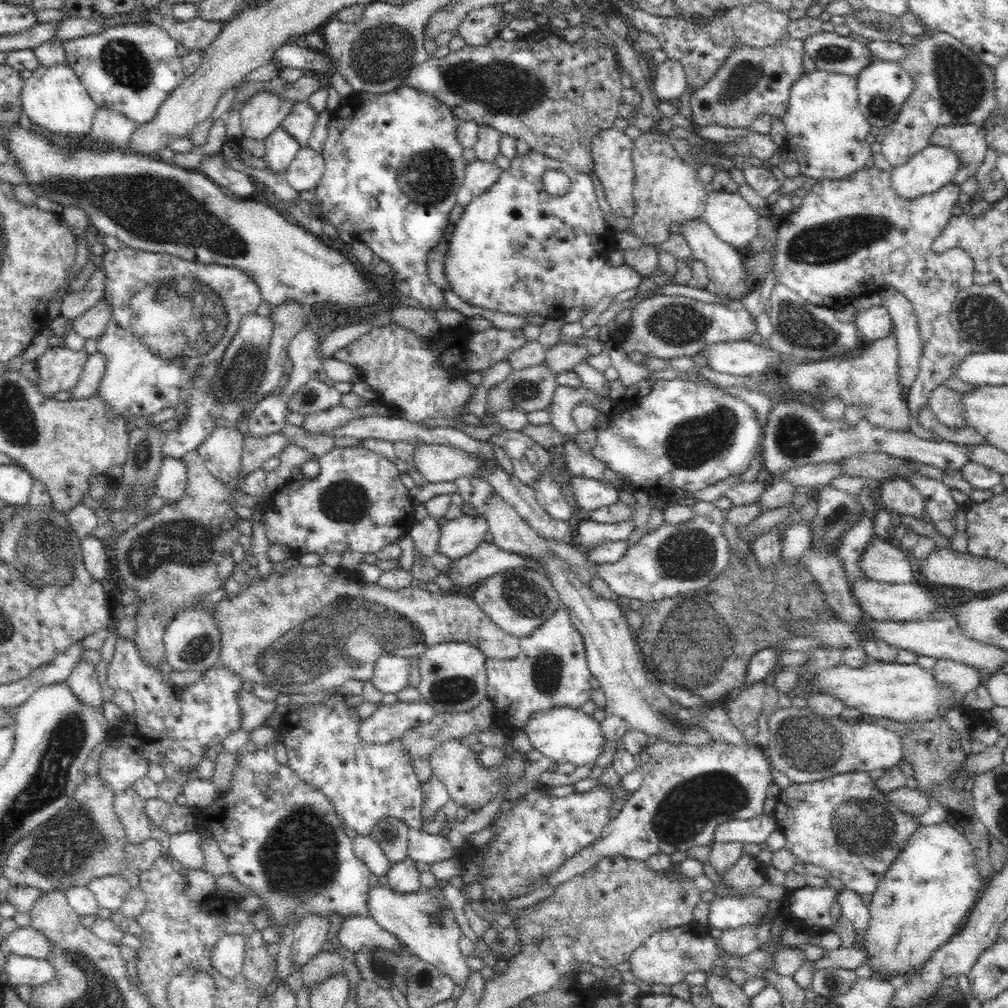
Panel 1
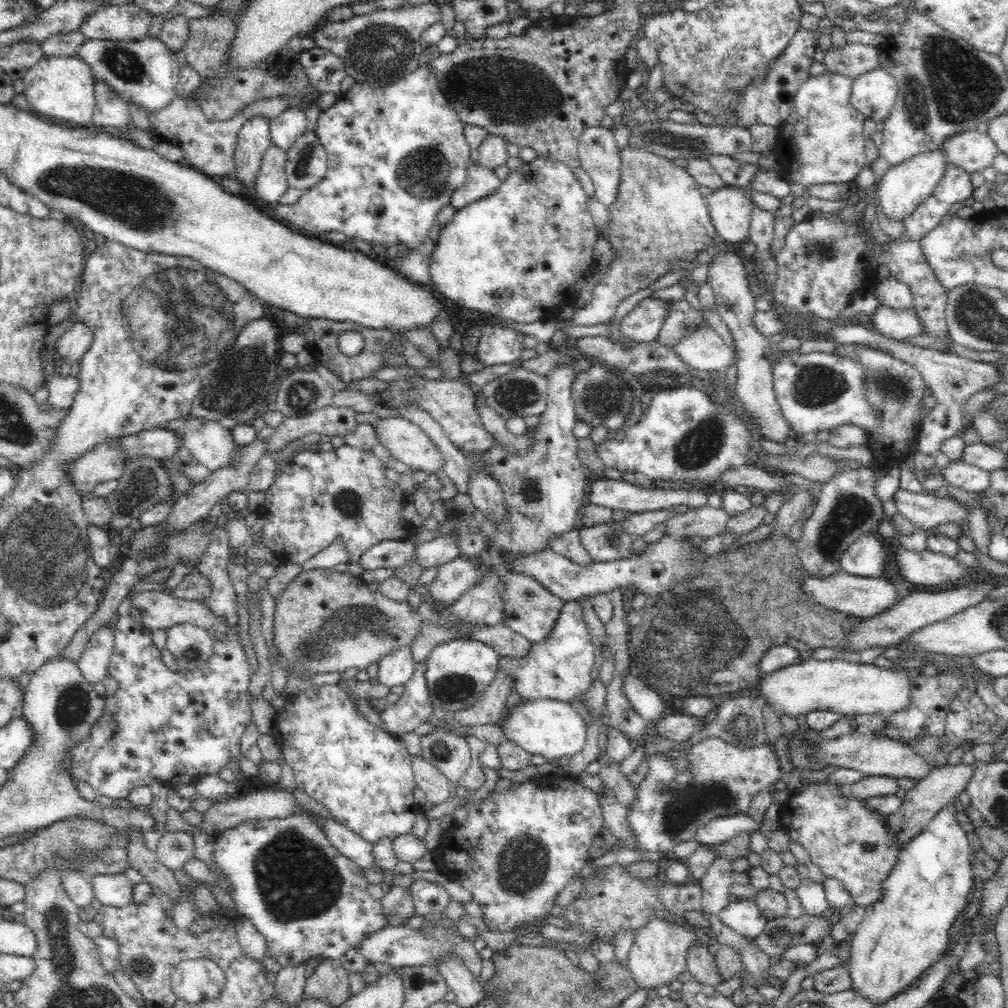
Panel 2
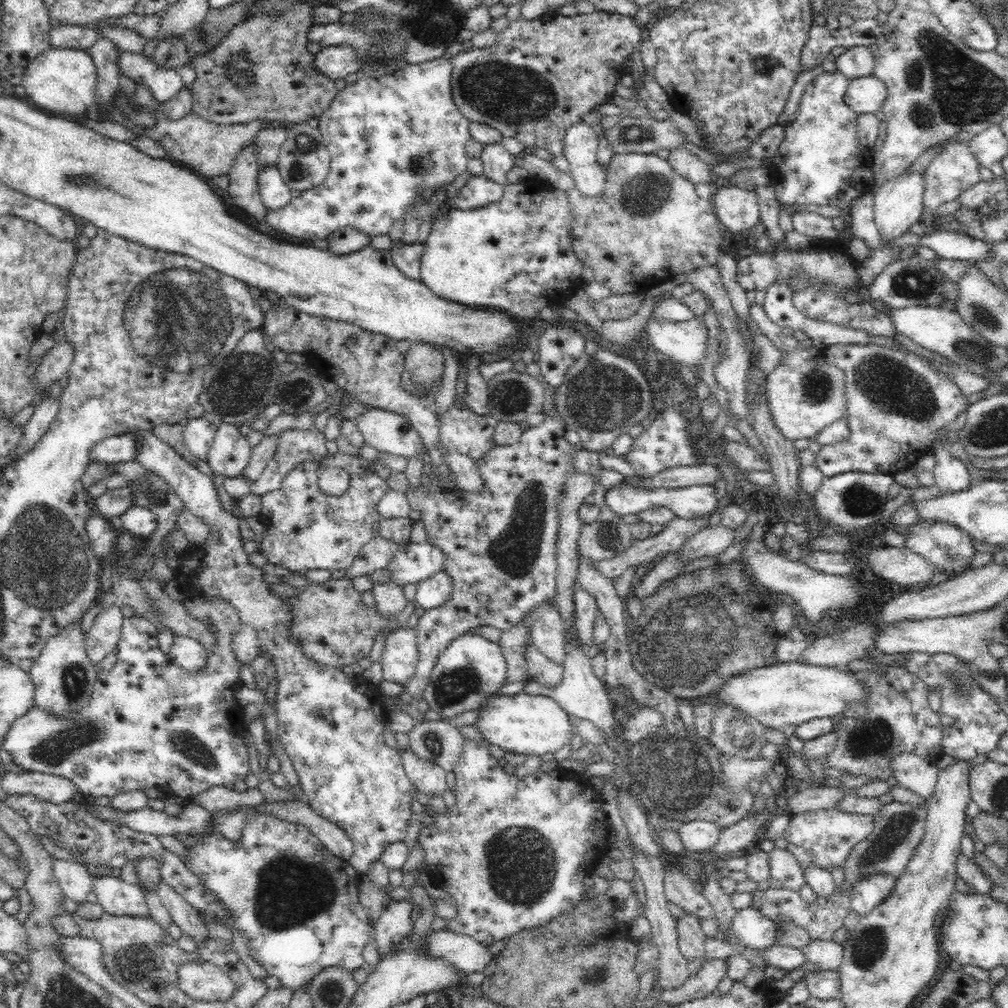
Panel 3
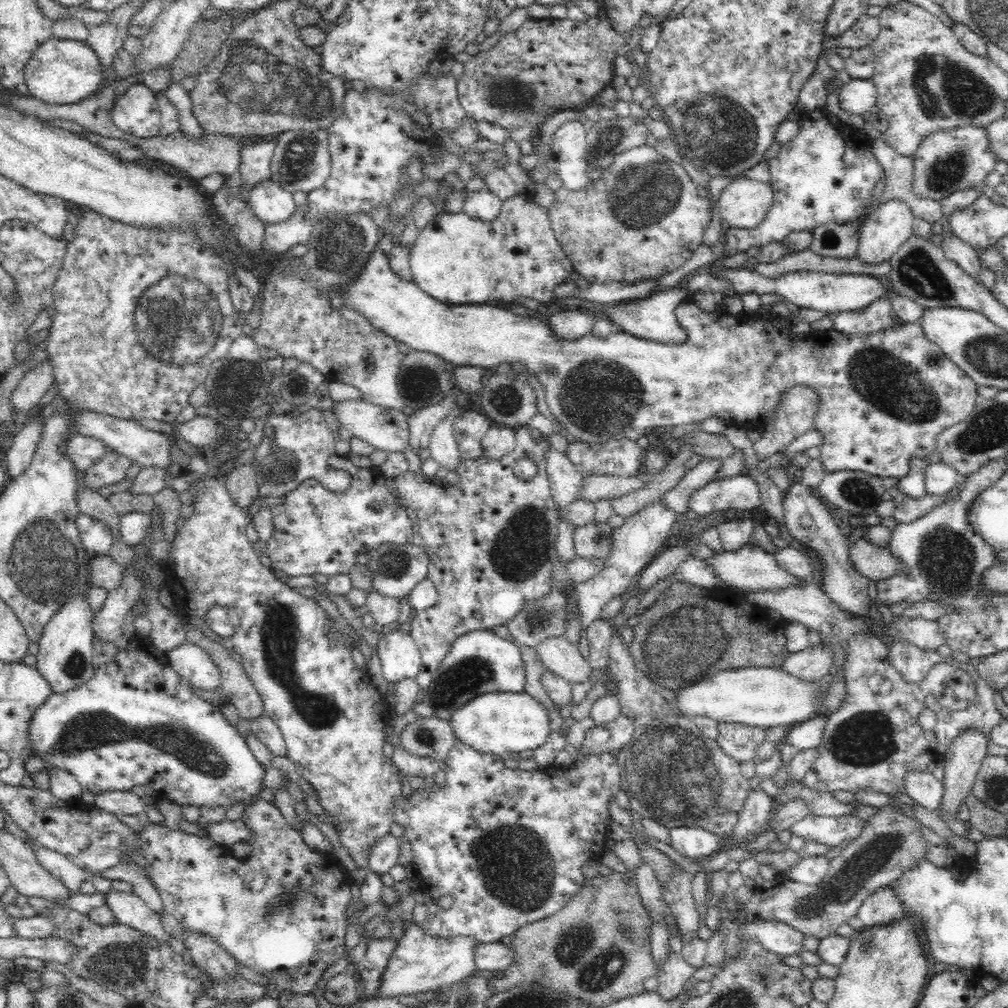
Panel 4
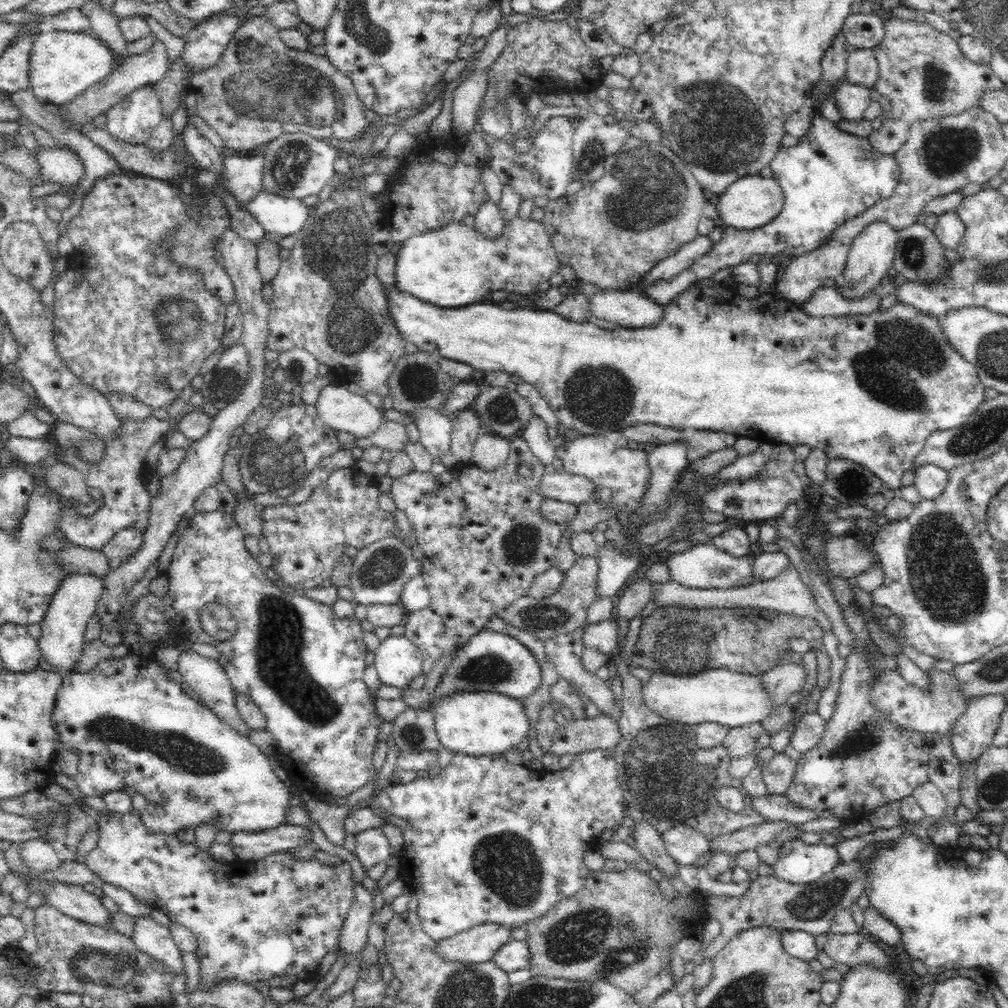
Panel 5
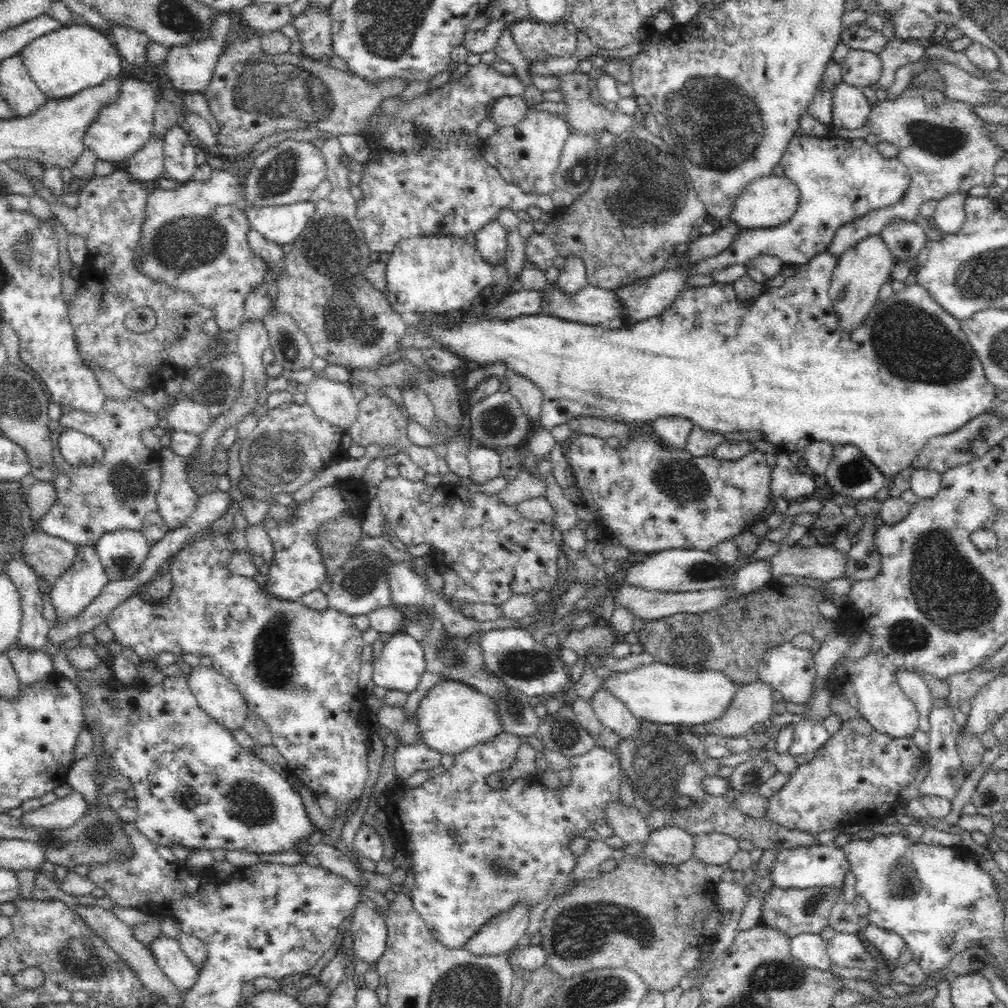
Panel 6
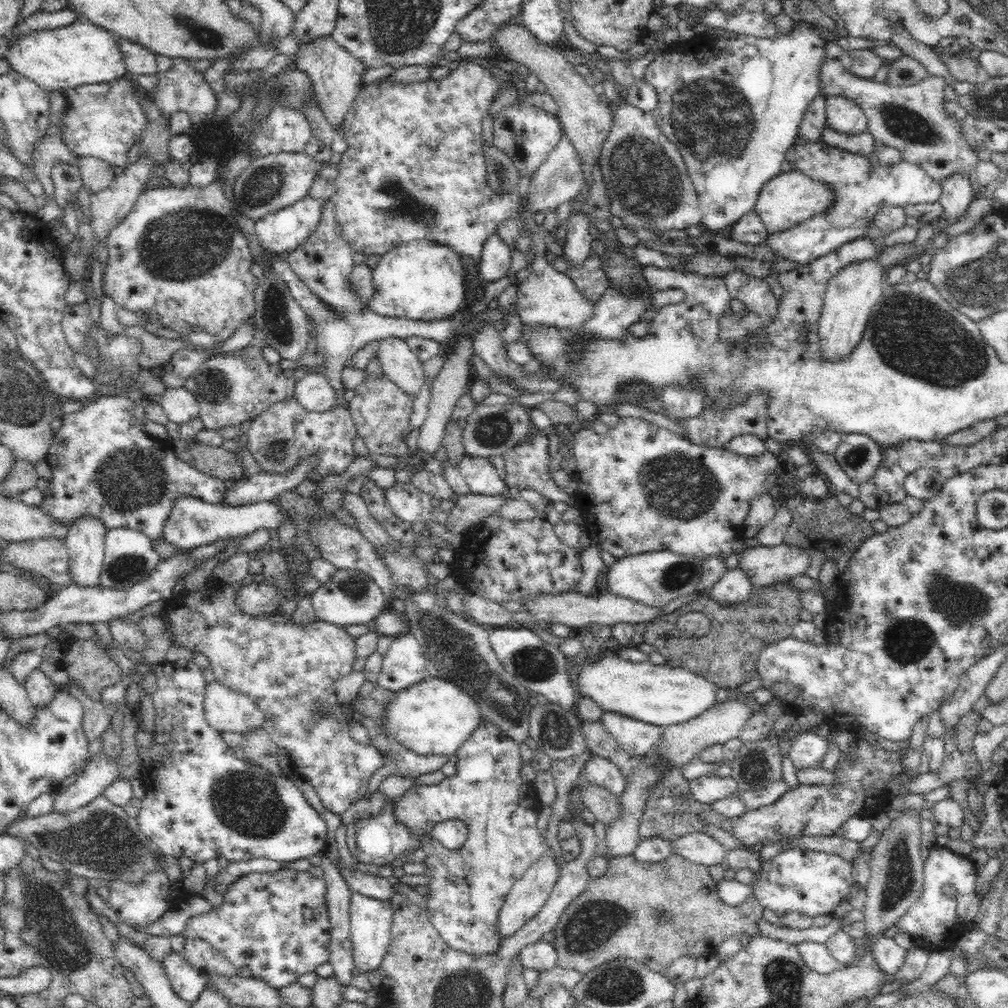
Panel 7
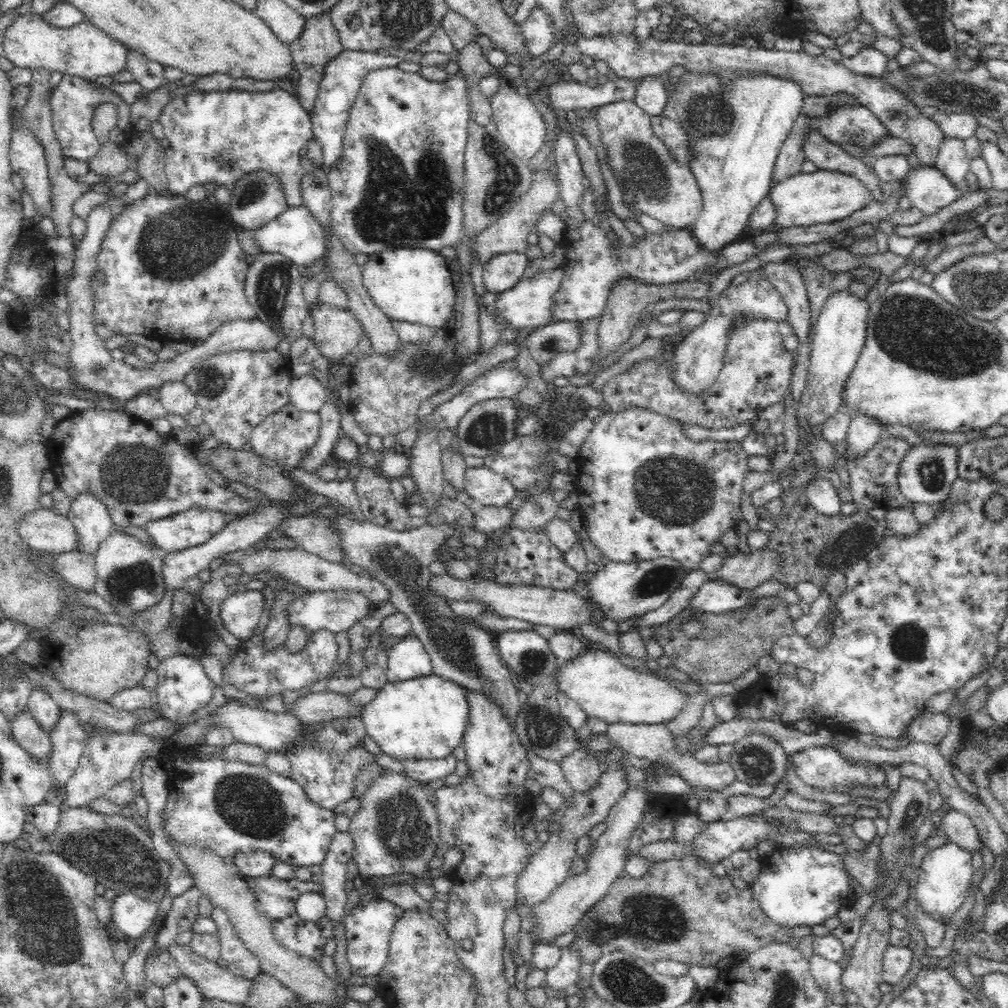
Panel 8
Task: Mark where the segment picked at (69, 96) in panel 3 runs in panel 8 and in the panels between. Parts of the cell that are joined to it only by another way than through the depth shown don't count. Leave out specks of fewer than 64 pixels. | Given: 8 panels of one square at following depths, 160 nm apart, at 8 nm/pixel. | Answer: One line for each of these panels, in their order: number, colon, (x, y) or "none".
4: (61, 71)
5: (63, 64)
6: (63, 62)
7: (81, 53)
8: (83, 50)

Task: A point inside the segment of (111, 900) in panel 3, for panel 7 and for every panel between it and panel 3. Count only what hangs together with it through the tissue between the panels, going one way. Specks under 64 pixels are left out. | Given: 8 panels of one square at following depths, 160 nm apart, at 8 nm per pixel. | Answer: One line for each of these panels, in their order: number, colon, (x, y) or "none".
4: (128, 908)
5: (155, 940)
6: (181, 971)
7: (188, 982)

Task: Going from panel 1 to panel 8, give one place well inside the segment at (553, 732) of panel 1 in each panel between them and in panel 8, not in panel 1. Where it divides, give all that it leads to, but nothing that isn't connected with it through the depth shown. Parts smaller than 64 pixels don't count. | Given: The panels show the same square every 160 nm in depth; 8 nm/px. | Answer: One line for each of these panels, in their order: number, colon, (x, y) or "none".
2: (556, 730)
3: (525, 724)
4: (498, 723)
5: (480, 723)
6: (454, 717)
7: (436, 717)
8: (426, 717)

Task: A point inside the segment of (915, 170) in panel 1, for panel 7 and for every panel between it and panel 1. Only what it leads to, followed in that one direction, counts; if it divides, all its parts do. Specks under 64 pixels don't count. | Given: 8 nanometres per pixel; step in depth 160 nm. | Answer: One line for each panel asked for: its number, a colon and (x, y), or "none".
2: (904, 187)
3: (898, 203)
4: (890, 225)
5: (871, 254)
6: (860, 272)
7: (852, 292)

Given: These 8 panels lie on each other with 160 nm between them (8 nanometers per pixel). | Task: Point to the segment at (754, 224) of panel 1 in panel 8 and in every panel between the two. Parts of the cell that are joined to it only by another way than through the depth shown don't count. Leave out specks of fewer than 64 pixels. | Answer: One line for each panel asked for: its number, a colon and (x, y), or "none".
2: (730, 209)
3: (737, 208)
4: (743, 204)
5: (752, 201)
6: (769, 201)
7: (789, 198)
8: (825, 196)

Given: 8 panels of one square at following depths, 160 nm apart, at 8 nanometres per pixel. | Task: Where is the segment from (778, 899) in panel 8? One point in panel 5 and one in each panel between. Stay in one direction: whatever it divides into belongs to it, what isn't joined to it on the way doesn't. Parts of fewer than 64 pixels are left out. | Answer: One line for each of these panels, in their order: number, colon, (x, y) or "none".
5: (799, 863)
6: (812, 865)
7: (812, 883)

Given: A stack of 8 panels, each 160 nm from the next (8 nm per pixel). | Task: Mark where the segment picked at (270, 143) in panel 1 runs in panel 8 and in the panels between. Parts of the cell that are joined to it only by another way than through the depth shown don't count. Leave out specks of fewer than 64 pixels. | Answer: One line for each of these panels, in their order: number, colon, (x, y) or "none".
2: (271, 183)
3: (275, 194)
4: (270, 203)
5: (281, 216)
6: (282, 224)
7: (283, 231)
8: (296, 233)

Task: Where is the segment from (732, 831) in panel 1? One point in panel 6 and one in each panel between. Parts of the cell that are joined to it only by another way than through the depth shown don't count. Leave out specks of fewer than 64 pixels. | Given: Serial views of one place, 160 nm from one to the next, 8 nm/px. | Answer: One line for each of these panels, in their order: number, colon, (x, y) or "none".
2: (722, 829)
3: (698, 835)
4: (694, 842)
5: (685, 843)
6: (670, 844)

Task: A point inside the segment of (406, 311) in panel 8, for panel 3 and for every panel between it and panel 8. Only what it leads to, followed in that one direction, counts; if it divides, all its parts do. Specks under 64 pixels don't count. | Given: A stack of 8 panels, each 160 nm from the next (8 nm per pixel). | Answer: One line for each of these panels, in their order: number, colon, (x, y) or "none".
3: (516, 254)
4: (459, 260)
5: (453, 266)
6: (426, 274)
7: (422, 280)

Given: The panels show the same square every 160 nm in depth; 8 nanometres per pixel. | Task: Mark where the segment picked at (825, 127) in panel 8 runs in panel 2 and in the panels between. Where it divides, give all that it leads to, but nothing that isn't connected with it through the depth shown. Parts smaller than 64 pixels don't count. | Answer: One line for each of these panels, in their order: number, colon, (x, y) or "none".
2: (873, 94)
3: (866, 94)
4: (857, 96)
5: (851, 99)
6: (850, 109)
7: (843, 114)

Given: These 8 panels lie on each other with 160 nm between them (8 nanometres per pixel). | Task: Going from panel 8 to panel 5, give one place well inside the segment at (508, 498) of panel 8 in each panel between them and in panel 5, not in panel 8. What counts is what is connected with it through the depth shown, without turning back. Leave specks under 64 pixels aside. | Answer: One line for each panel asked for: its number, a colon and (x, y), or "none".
5: (490, 451)
6: (485, 461)
7: (481, 476)

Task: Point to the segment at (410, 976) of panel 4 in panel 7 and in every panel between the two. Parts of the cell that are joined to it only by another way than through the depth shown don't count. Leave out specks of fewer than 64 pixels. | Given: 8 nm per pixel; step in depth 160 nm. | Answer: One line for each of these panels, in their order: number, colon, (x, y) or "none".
5: (477, 944)
6: (501, 933)
7: (528, 894)

